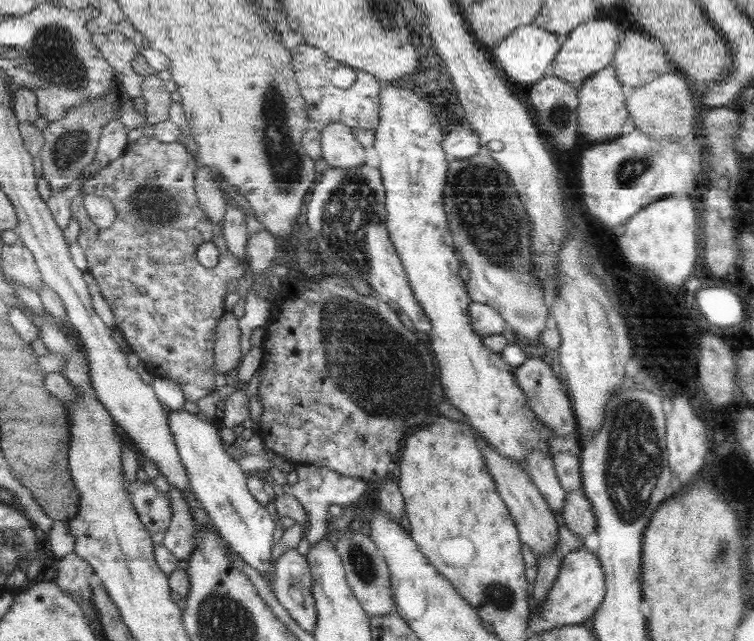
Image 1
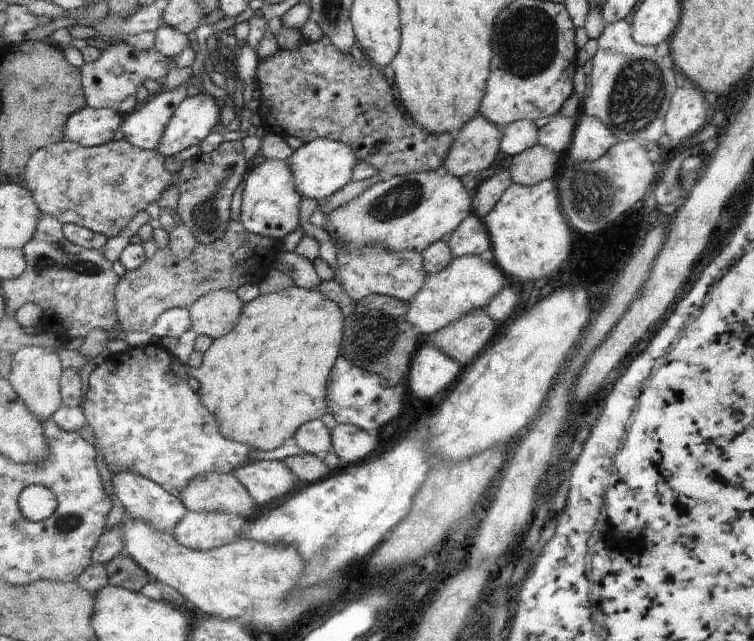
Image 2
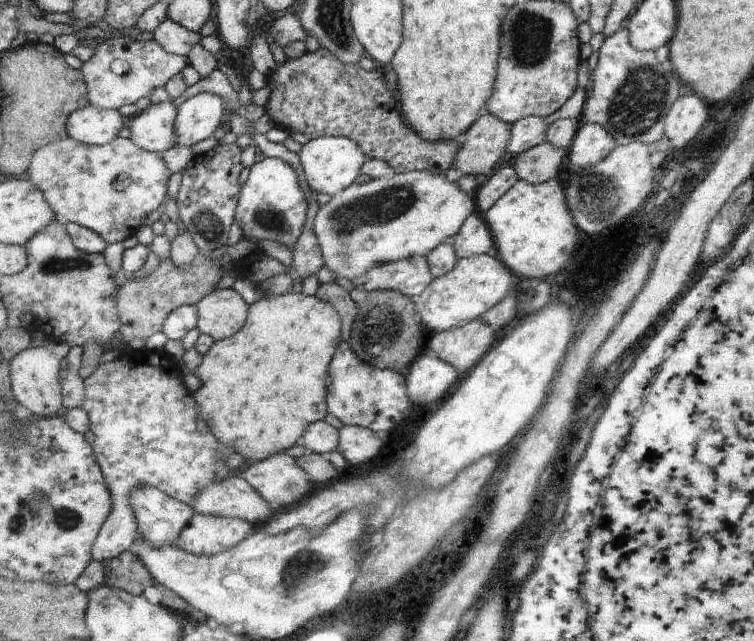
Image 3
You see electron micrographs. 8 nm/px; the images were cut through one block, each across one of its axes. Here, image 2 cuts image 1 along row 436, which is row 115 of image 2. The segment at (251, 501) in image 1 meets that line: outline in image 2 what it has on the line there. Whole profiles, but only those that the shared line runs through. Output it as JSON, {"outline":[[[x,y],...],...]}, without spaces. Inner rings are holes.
{"outline":[[[204,92],[187,97],[167,125],[157,150],[169,158],[200,145],[213,131],[220,130],[221,104]]]}

